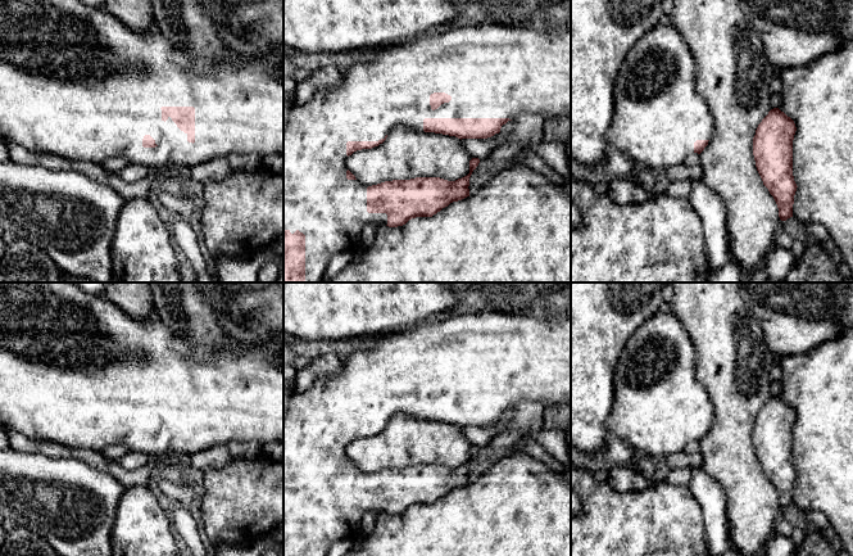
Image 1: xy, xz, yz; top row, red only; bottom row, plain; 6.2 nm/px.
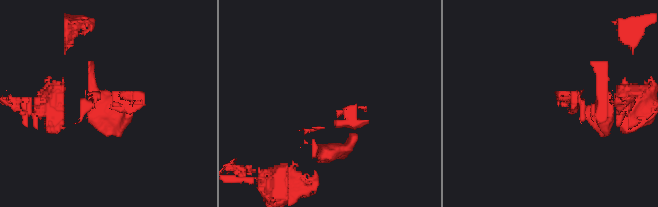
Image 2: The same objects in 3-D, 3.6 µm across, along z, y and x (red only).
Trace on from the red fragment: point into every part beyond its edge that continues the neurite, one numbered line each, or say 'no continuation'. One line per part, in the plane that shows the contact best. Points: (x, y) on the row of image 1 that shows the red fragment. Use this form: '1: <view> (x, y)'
1: xy (75, 81)

